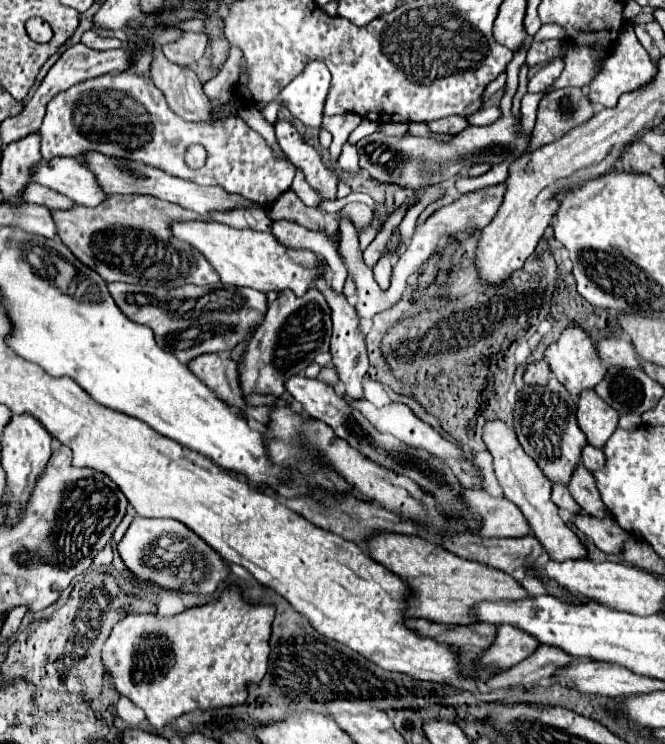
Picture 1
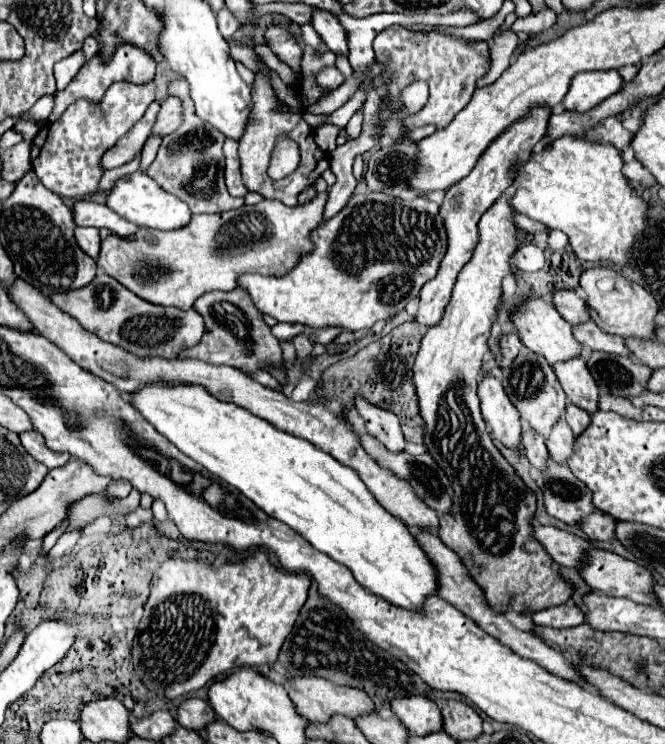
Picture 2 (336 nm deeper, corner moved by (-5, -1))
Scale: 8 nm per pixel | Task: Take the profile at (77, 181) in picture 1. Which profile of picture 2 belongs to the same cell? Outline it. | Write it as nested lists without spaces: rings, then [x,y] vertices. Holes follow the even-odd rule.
[[[133,172],[133,174],[117,180],[107,198],[107,206],[111,206],[115,212],[119,212],[119,216],[125,216],[127,220],[131,220],[139,226],[157,228],[157,230],[179,230],[179,228],[187,226],[191,220],[189,206],[183,200],[179,200],[177,196],[171,196],[169,192],[165,192],[155,180],[151,180],[143,172]]]

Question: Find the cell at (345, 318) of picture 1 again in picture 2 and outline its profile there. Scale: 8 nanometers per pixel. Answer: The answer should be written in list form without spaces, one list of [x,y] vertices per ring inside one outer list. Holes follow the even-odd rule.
[[[357,398],[357,410],[359,410],[361,418],[365,420],[367,432],[371,436],[375,436],[389,452],[403,452],[405,450],[405,438],[401,432],[401,424],[393,412],[375,408],[359,398]]]

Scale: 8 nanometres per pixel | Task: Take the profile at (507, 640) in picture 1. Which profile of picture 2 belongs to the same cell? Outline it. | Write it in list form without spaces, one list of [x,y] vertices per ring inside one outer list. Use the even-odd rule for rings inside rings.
[[[563,604],[563,606],[553,606],[547,610],[533,612],[533,622],[537,626],[551,626],[551,628],[571,628],[579,626],[585,622],[585,614],[573,604]]]

